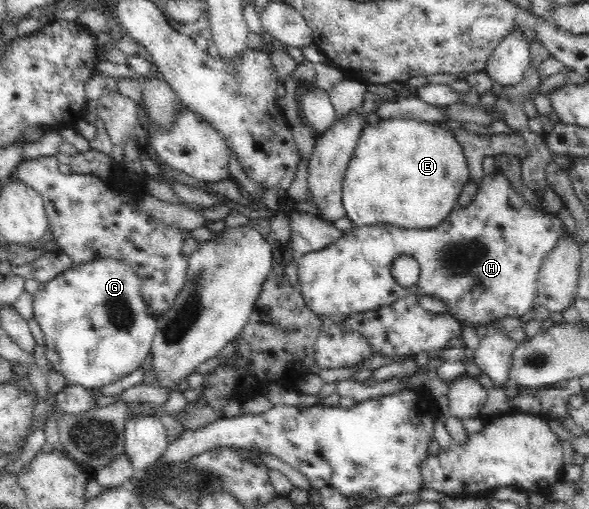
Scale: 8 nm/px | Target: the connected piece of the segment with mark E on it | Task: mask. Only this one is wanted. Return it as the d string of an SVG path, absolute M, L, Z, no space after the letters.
M383 118L376 123L371 123L361 134L357 147L353 149L351 160L342 184L342 203L346 212L346 217L355 227L364 227L374 224L389 224L401 229L428 229L435 228L441 221L444 221L451 211L458 205L458 198L463 187L470 179L469 165L463 152L463 147L457 142L457 137L452 129L443 124L432 123L414 118Z

